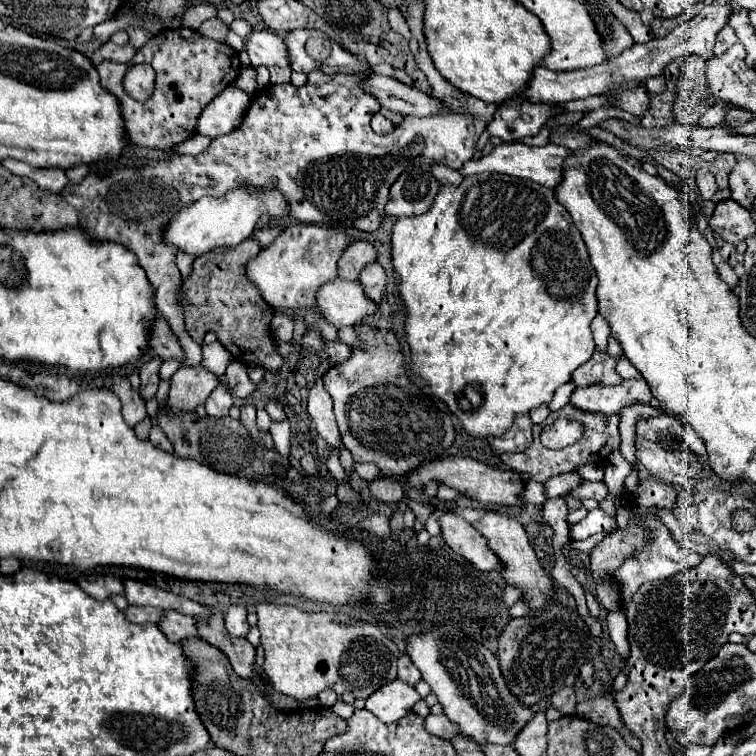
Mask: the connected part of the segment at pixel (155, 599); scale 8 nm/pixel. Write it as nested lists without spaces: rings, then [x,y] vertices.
[[[124,580],[124,590],[126,590],[126,600],[134,606],[156,606],[162,610],[174,610],[180,614],[196,616],[200,620],[206,620],[212,616],[212,612],[202,604],[196,604],[184,596],[176,596],[172,592],[166,592],[162,588],[156,588],[144,582]]]

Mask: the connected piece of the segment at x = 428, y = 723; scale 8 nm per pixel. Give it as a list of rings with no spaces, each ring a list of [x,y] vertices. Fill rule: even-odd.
[[[430,714],[430,716],[426,716],[426,718],[424,718],[424,728],[426,728],[430,734],[440,736],[440,738],[444,738],[444,740],[450,740],[452,736],[458,734],[458,728],[452,726],[452,722],[446,718],[446,714],[440,714],[440,716]]]

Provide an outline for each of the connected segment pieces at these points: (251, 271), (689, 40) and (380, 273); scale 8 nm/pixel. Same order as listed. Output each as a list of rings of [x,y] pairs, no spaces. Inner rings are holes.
[[[296,224],[286,228],[268,248],[262,248],[262,252],[246,264],[246,272],[272,308],[312,308],[320,312],[316,292],[338,276],[338,260],[350,242],[352,238],[342,230],[318,224]]]
[[[704,6],[696,18],[690,22],[674,28],[668,36],[650,40],[646,44],[634,44],[632,48],[624,50],[620,56],[612,58],[610,62],[604,62],[600,66],[584,68],[584,70],[570,70],[570,72],[554,72],[544,66],[536,66],[532,72],[532,78],[528,80],[526,88],[516,94],[514,98],[520,100],[530,100],[530,102],[548,102],[548,104],[558,104],[558,102],[568,102],[568,100],[578,100],[578,98],[588,98],[594,94],[602,94],[610,90],[616,82],[632,82],[632,80],[648,80],[650,76],[662,74],[662,68],[682,56],[702,56],[704,60],[710,60],[714,56],[714,40],[716,34],[728,24],[732,16],[732,6]]]
[[[374,262],[374,264],[368,264],[362,274],[360,274],[360,282],[366,290],[366,294],[380,304],[382,296],[384,296],[384,290],[386,290],[386,270]]]

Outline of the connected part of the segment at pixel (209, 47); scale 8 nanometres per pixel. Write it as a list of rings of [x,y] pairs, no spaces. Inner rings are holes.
[[[176,28],[158,32],[154,38],[150,38],[136,52],[132,62],[128,64],[102,62],[100,66],[96,66],[96,70],[100,74],[100,84],[120,102],[126,134],[138,146],[166,148],[166,146],[176,146],[186,138],[190,138],[190,134],[194,134],[198,116],[204,110],[204,106],[236,80],[236,76],[240,74],[240,66],[242,64],[238,52],[234,52],[224,42],[210,40],[190,28]],[[142,62],[148,62],[156,72],[154,92],[146,102],[132,100],[122,88],[122,78],[126,70],[132,64],[142,64]]]

